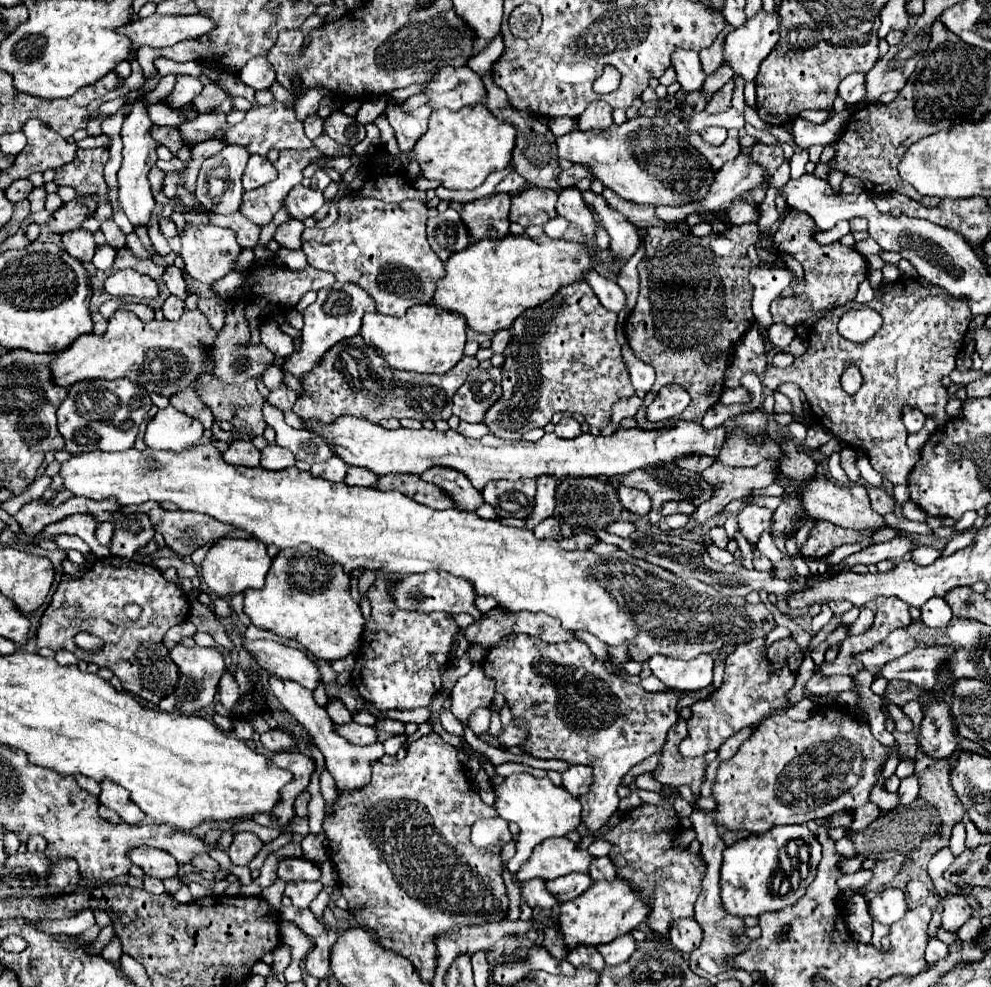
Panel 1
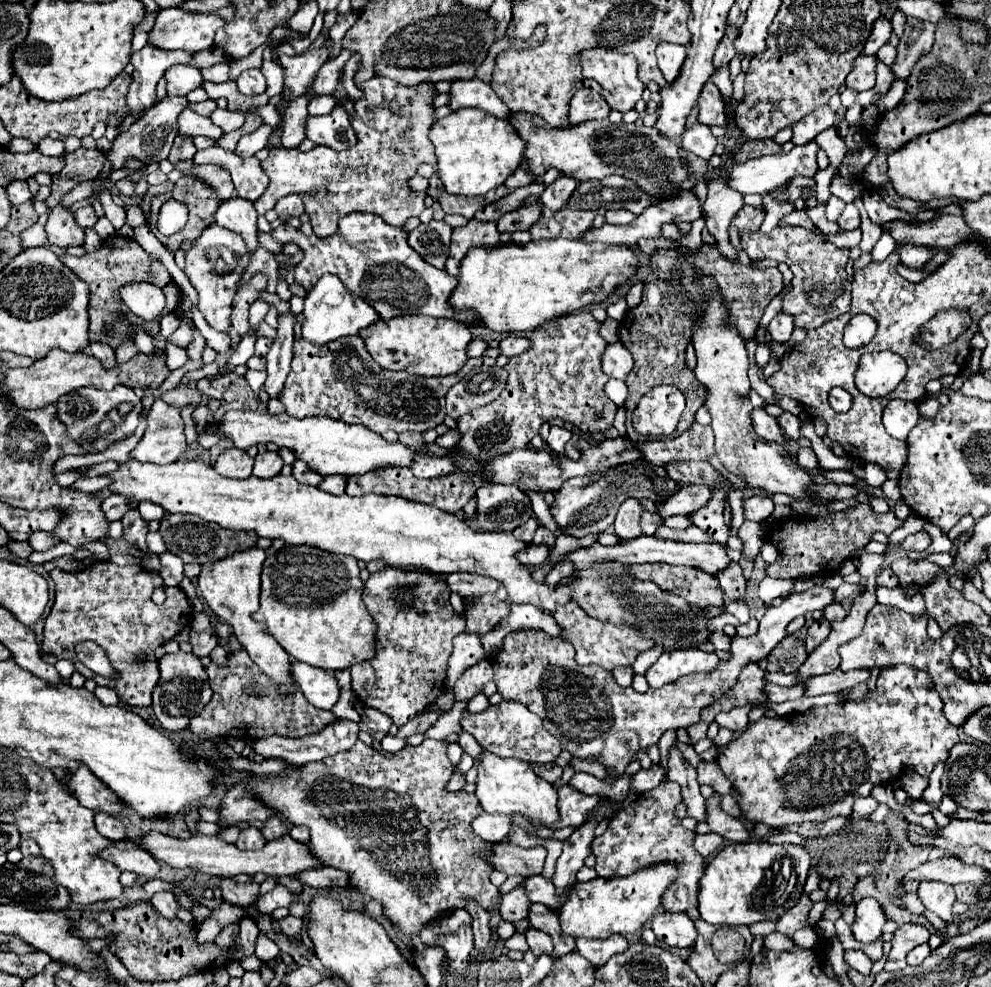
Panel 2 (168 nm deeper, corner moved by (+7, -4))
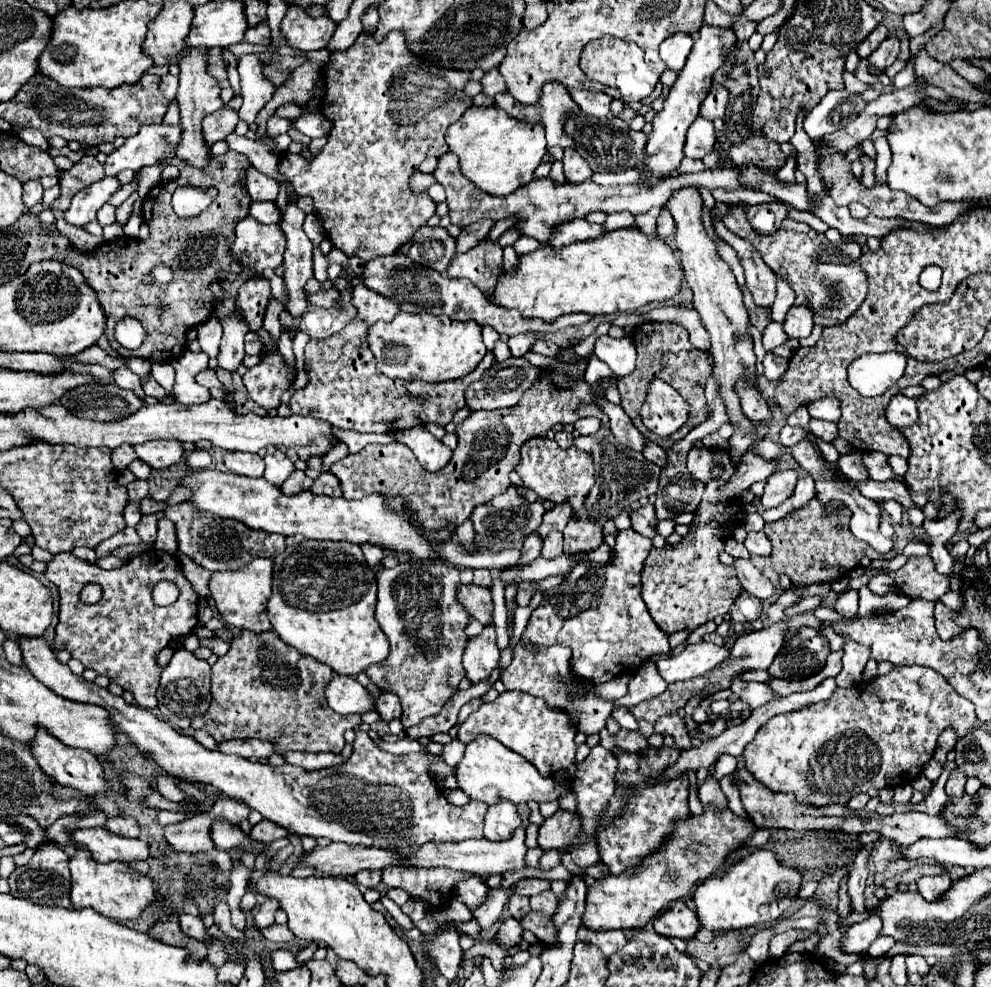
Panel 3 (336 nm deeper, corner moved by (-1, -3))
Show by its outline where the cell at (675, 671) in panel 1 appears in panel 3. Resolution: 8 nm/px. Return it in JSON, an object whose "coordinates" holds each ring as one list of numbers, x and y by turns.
{"coordinates":[[697,643,687,645,679,655,673,655,669,659,661,659,657,663,659,675,665,679,665,683,677,683,677,681,689,681,693,677,699,677,707,673,707,669,713,669,727,657,727,649,713,645,713,643]]}

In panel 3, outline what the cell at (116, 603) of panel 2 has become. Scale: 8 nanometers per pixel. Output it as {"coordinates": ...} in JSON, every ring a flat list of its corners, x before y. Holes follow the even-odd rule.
{"coordinates":[[147,549,129,559,123,567,105,571,71,553,59,553,47,565,45,575,59,587,61,595,55,649,67,649,71,657,79,659,87,669,109,677,111,683,133,693,139,707,153,711,157,707,155,693,161,675,161,667,157,665,159,651,173,639,189,635,199,623,199,597,185,579,175,555],[159,581,179,581,179,599,169,607,159,607,151,599,151,589],[87,583,97,583,103,589,103,597,95,605,87,605,79,597]]}

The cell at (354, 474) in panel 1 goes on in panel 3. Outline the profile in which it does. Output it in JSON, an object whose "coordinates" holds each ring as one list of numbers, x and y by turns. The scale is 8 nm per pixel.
{"coordinates":[[321,473,315,483,311,485,311,491,313,493,323,493,323,495,331,495,331,497,341,497,343,495,343,489,341,489,341,483,335,475,331,473]]}

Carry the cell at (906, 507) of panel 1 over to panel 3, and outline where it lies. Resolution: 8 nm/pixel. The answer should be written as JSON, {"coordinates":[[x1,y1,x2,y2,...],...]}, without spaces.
{"coordinates":[[811,499,809,503,811,505,805,505,805,509,797,509,779,521,765,523,763,531,773,545,771,565,779,575,787,575,793,585,833,583,839,577,847,577,863,557,883,559,883,555,877,553,873,547,865,545,865,541,855,539,849,529,851,511,847,507,827,515,817,499]]}

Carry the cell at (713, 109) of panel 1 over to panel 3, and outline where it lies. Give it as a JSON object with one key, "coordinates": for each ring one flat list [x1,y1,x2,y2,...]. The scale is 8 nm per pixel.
{"coordinates":[[713,83,711,93,705,97,703,101,703,109,701,109,701,117,705,119,717,119,717,117,725,117,725,109,727,109,727,89,719,83]]}

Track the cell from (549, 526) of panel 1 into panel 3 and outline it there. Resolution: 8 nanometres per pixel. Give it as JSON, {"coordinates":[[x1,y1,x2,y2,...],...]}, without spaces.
{"coordinates":[[553,531,545,537,543,541,543,549,541,549,541,557,545,559,555,559,563,553,563,533,561,531]]}

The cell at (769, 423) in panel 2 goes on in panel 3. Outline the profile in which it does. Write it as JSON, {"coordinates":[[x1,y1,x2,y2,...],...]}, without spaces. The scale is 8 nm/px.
{"coordinates":[[743,385,743,389,739,389,739,397,741,397,743,413,747,413,747,417,751,421,757,421,757,423,771,421,771,417,773,417,771,407,767,405,767,401,763,399,761,393,755,393,753,389,747,389,747,385]]}

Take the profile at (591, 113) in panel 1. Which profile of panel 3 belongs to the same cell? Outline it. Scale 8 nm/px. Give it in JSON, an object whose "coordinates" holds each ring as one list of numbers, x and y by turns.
{"coordinates":[[569,89,569,95,573,101,593,117,609,117,611,109,611,97,603,91,589,91,589,89]]}

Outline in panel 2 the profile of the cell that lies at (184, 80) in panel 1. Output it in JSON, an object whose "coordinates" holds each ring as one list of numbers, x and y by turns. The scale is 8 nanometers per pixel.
{"coordinates":[[177,96,177,98,163,98,157,106,147,110,147,114,143,114,143,118,139,118,127,132,123,132,115,138,115,142,107,154,107,158,111,160,111,170,119,170,123,166,123,162,127,162,127,158,139,158,139,162,145,162,145,164,165,160,169,156,175,136,179,134,177,116,185,108,187,108,187,98]]}

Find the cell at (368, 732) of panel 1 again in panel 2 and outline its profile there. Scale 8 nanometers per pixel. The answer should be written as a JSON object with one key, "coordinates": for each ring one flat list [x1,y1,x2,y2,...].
{"coordinates":[[339,720,335,724,325,726,321,732,317,734,309,734,303,738,285,738,285,736,271,736,271,738,261,738,253,742,253,752,263,756,263,758,283,758,289,764,297,764,303,766,307,762,315,762,315,760,323,760,327,756,333,756,337,752,349,750,355,742,357,742,357,732,359,732,359,724,351,722,351,720]]}

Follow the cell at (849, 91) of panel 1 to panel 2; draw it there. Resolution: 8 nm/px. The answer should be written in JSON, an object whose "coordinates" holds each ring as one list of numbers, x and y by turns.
{"coordinates":[[859,56,855,58,855,66,851,70,851,74,847,76,847,86,863,92,863,90,871,90,875,86,875,66,877,66,877,56]]}

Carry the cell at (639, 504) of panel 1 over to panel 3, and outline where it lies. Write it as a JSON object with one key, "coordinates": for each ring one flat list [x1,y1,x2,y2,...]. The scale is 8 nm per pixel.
{"coordinates":[[635,531,619,533,617,543,615,543,615,557,607,565,577,565,575,569,571,569,569,577,565,577,561,585,547,591,547,595,543,597,543,603,531,613,529,625,523,633,523,641,533,641,539,645,555,645,555,643,569,645,573,649,571,669,575,677,593,679,595,683,611,681,613,677,621,673,641,667,653,655,667,653,671,649,669,635,657,627,657,623,649,615,647,605,641,599,639,573,651,549,653,549,651,539]]}

